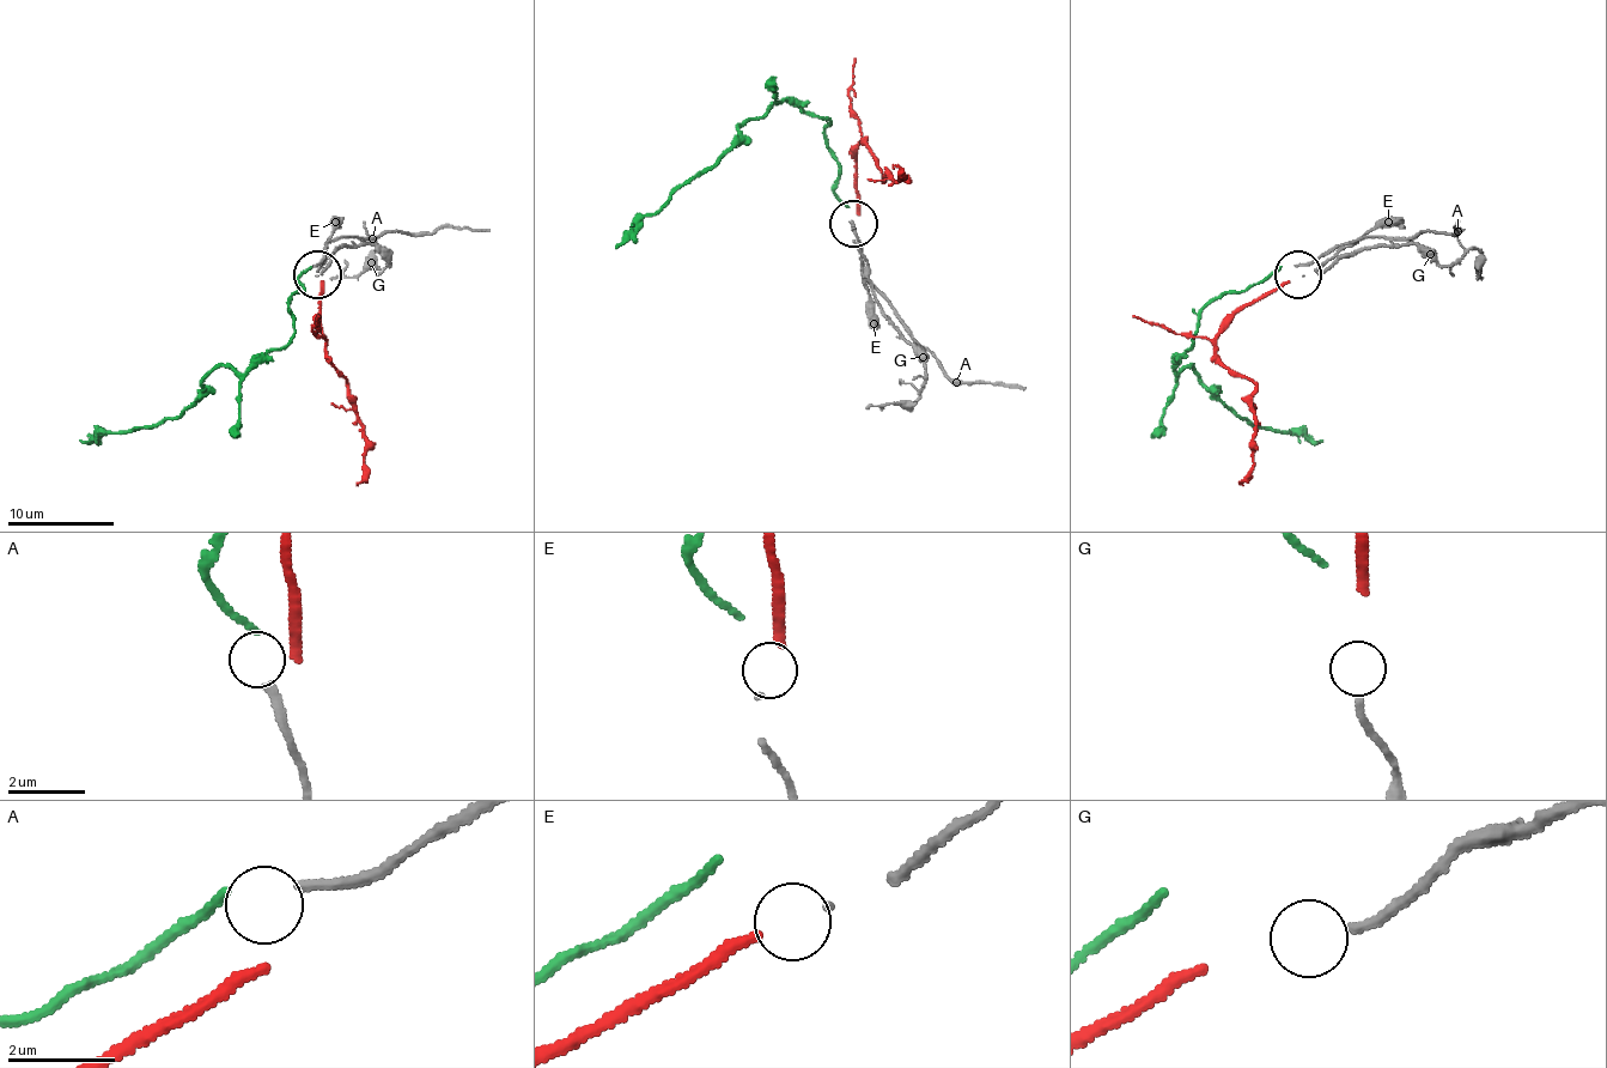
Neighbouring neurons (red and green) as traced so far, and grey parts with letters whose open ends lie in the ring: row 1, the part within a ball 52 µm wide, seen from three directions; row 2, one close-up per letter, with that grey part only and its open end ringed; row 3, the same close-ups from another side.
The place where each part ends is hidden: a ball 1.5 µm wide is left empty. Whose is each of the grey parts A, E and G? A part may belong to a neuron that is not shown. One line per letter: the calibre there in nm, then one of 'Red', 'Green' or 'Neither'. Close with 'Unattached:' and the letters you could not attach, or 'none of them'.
A: Thickness 220 nm. Neither
E: Thickness 60 nm. Neither
G: Thickness 190 nm. Neither
Unattached: A, E, G

